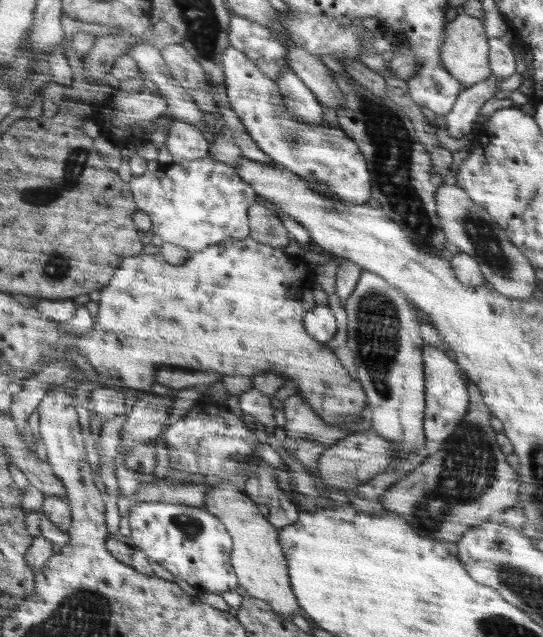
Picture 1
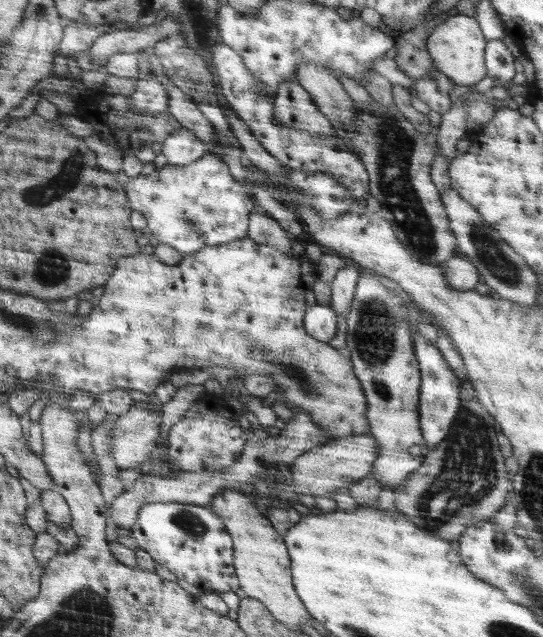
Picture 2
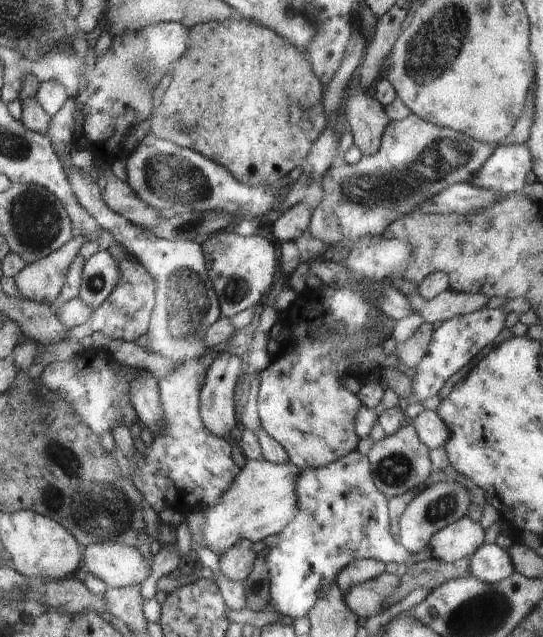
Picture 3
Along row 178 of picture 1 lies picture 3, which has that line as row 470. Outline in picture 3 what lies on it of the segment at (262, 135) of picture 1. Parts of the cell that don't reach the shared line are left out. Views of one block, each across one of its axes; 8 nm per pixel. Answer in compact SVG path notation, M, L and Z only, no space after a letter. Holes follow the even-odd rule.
M358 451L343 456L334 463L320 468L305 468L297 480L299 512L288 526L280 531L277 539L270 544L271 550L265 556L269 570L269 602L282 616L293 620L307 615L320 595L326 595L330 586L344 568L356 559L378 559L382 562L404 562L408 567L414 562L414 553L402 543L394 542L388 530L388 502L384 494L372 482L368 466L369 458Z

